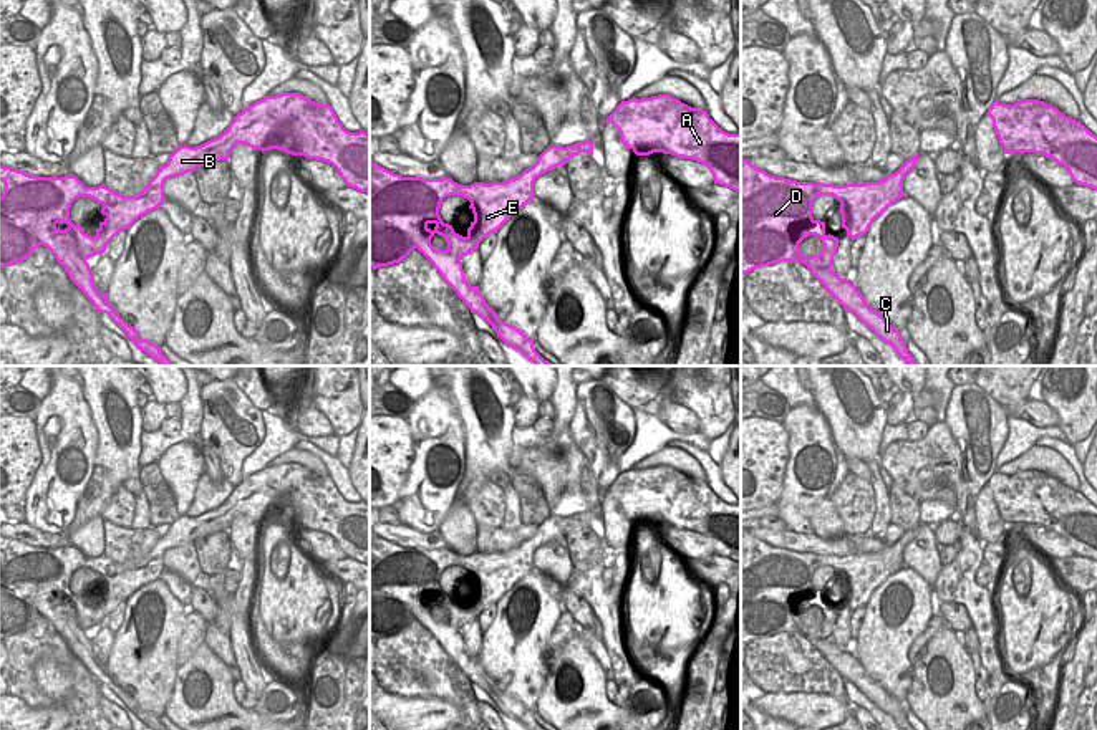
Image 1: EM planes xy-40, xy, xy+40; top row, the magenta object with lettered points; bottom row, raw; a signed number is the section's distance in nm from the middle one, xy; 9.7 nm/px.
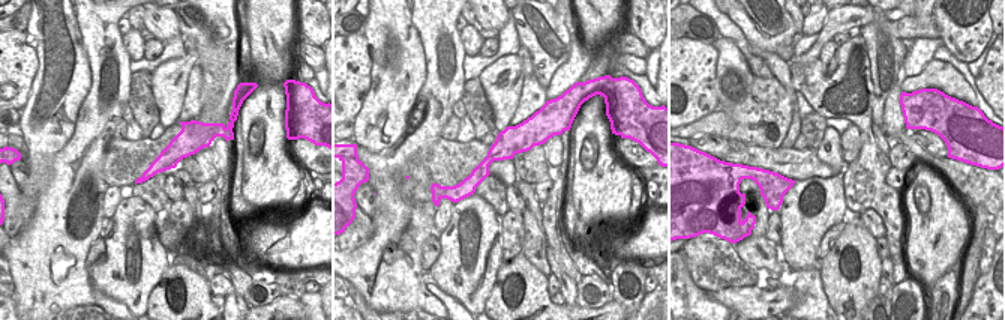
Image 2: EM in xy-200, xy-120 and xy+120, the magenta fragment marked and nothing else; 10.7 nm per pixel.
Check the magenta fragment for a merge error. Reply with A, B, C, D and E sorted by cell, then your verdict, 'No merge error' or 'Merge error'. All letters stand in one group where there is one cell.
Groups: A B D E / C. Merge error

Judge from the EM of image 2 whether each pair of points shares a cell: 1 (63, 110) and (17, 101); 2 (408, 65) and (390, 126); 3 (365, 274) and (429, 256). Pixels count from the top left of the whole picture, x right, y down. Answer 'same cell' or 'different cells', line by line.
1: different cells
2: same cell
3: different cells

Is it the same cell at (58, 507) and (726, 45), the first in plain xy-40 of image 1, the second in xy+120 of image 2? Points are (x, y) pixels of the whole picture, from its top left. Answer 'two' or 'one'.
one

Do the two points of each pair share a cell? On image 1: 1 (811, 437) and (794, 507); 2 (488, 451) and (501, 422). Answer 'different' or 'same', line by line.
1: same
2: same

